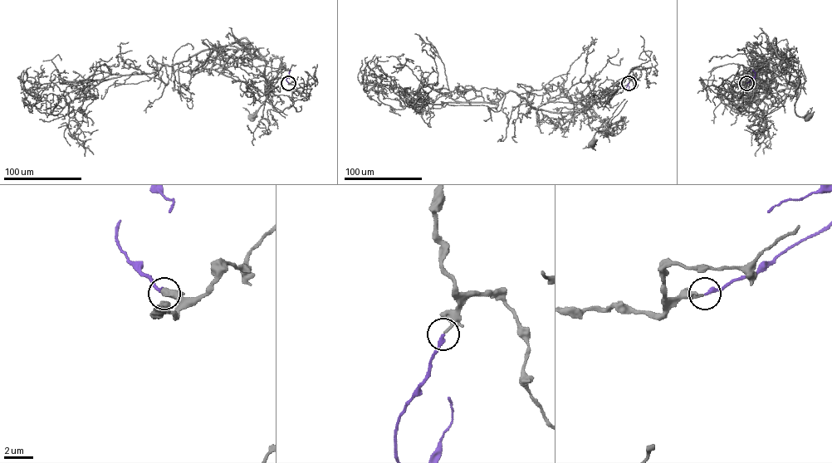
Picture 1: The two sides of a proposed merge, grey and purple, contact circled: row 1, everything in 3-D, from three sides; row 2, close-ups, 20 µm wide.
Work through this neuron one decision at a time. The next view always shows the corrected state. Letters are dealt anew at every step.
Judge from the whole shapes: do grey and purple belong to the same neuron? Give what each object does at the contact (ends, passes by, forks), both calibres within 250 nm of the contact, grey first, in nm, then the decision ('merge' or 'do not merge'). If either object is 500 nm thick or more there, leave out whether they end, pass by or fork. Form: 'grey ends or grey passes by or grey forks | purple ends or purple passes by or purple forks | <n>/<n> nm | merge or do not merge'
grey ends | purple ends | 190/280 nm | merge

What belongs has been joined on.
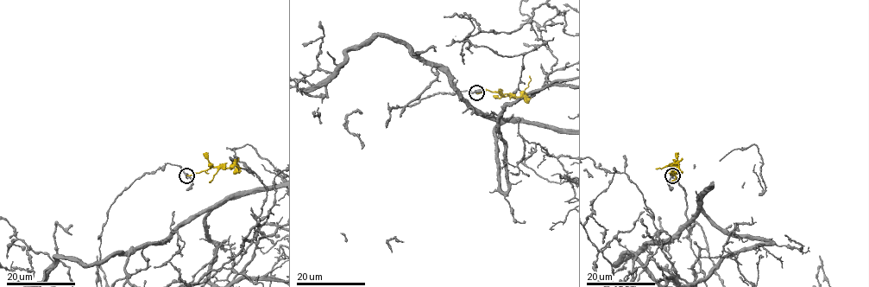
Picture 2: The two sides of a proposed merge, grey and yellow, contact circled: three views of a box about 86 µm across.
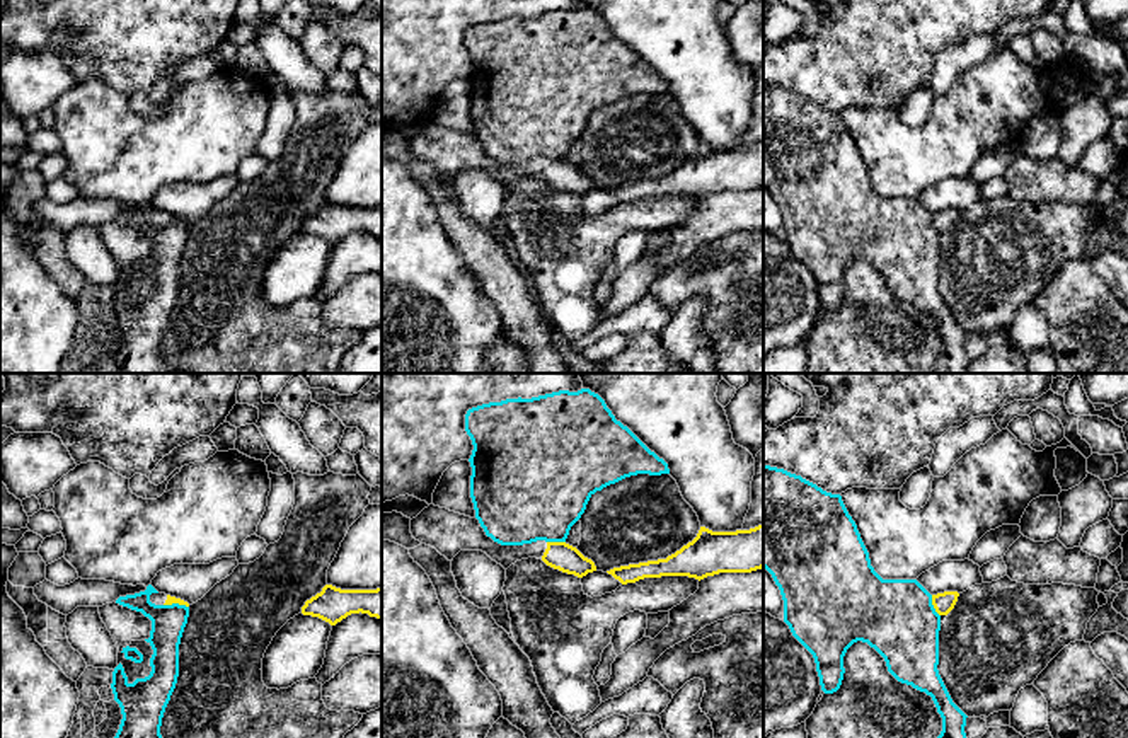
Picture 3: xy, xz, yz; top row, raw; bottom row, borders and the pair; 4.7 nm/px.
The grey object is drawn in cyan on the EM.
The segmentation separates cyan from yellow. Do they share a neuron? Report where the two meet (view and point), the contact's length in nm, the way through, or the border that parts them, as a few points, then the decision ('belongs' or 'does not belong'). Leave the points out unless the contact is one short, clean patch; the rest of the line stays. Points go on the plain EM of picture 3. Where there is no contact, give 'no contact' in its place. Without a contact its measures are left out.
contact yz (932, 224); length 110 nm; border yz (931, 213), (931, 222), (939, 234); does not belong

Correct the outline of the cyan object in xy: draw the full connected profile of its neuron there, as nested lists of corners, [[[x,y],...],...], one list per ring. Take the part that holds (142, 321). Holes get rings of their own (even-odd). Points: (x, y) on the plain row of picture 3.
[[[148,203],[145,210],[116,218],[152,239],[150,256],[145,259],[152,264],[153,273],[150,293],[133,302],[128,300],[121,281],[112,290],[111,307],[123,332],[114,363],[128,373],[181,373],[167,365],[160,344],[179,295],[179,262],[189,225],[155,223],[150,220],[152,211],[158,210]]]

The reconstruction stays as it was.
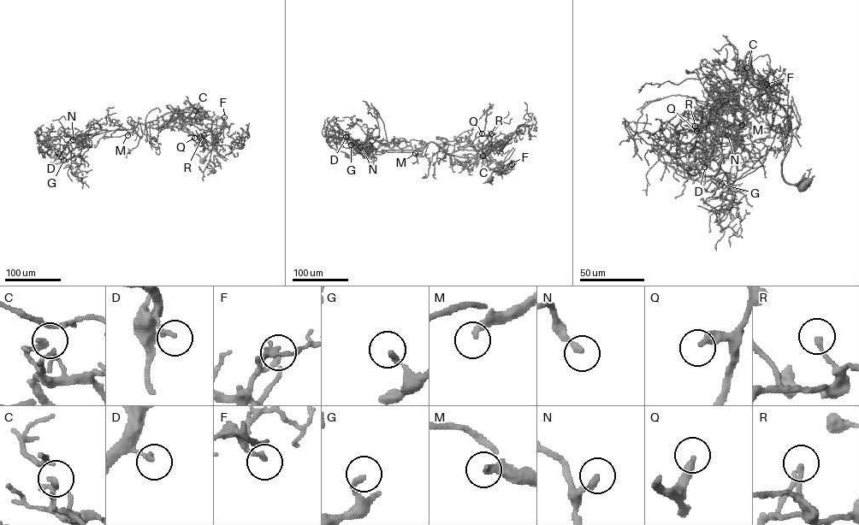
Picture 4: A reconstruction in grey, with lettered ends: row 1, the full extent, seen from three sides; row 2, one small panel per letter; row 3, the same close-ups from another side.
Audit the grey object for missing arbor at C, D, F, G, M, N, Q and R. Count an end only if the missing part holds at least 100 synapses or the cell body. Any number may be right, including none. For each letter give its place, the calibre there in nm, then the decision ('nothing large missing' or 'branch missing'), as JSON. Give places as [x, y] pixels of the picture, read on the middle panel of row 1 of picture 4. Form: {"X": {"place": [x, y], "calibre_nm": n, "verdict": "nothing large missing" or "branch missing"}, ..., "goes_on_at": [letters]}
{"C": {"place": [482, 156], "calibre_nm": 120, "verdict": "nothing large missing"}, "D": {"place": [346, 137], "calibre_nm": 190, "verdict": "nothing large missing"}, "F": {"place": [512, 164], "calibre_nm": 200, "verdict": "nothing large missing"}, "G": {"place": [351, 144], "calibre_nm": 200, "verdict": "nothing large missing"}, "M": {"place": [415, 153], "calibre_nm": 280, "verdict": "branch missing"}, "N": {"place": [360, 147], "calibre_nm": 240, "verdict": "nothing large missing"}, "Q": {"place": [482, 133], "calibre_nm": 300, "verdict": "nothing large missing"}, "R": {"place": [491, 133], "calibre_nm": 200, "verdict": "nothing large missing"}, "goes_on_at": ["M"]}

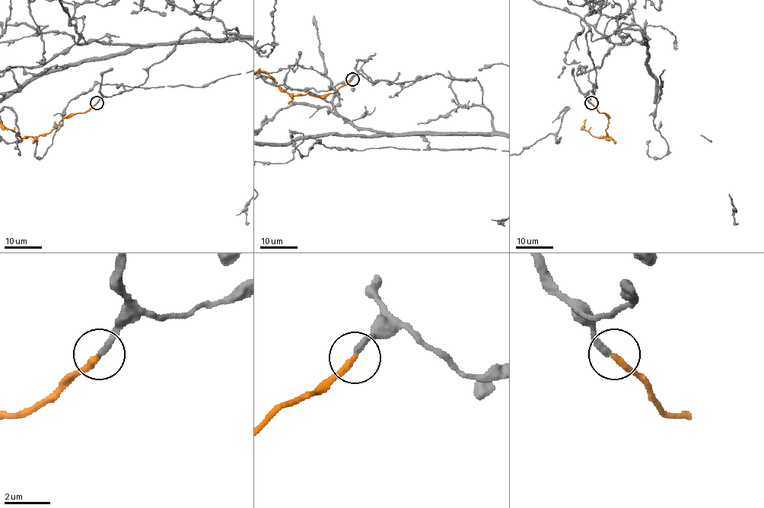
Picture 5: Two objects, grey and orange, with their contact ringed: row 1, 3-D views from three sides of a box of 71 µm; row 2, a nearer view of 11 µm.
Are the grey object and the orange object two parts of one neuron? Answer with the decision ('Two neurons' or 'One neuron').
One neuron

